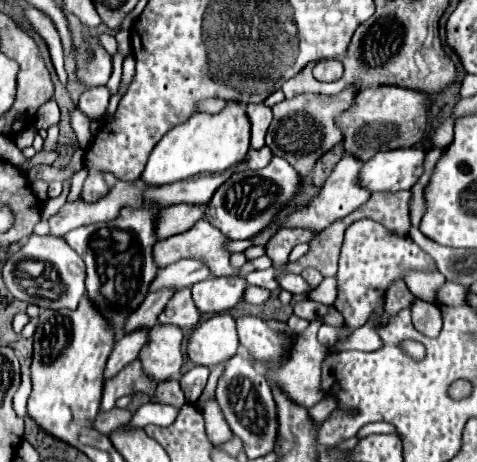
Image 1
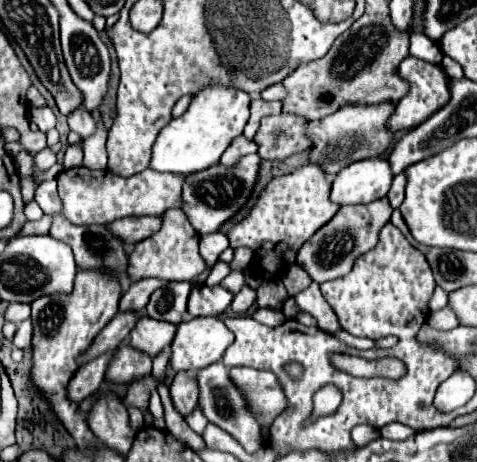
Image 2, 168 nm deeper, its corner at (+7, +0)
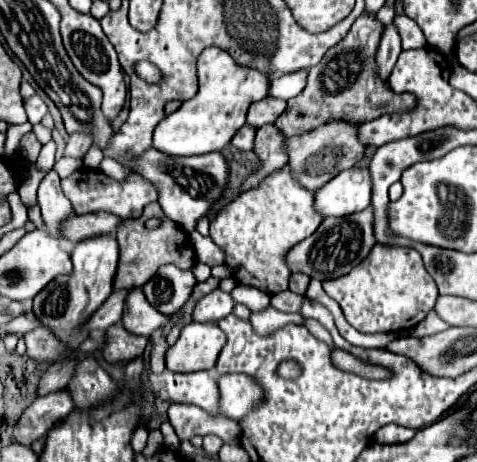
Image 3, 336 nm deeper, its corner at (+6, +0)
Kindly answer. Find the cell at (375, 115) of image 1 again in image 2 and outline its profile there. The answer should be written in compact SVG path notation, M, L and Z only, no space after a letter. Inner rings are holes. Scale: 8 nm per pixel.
M393 102L359 106L349 104L321 120L309 122L307 136L313 140L311 162L319 164L329 176L335 176L337 172L341 172L341 168L349 166L351 162L381 156L393 144L393 132L387 128L387 120L391 118L393 110L395 110Z

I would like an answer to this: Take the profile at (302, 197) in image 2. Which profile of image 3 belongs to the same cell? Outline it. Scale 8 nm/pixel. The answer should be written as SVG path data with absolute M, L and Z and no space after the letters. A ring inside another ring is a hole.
M284 166L268 176L256 190L240 194L234 202L224 206L210 222L210 238L224 250L226 266L232 268L232 276L238 284L254 286L266 294L278 294L288 290L290 268L284 262L286 252L314 234L322 216L314 212L314 192L302 188Z

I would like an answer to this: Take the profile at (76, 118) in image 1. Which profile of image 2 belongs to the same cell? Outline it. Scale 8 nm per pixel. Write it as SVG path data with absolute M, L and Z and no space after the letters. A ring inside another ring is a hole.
M69 146L65 150L65 162L63 162L63 166L65 168L77 168L77 166L81 166L81 162L83 162L83 150L79 146Z

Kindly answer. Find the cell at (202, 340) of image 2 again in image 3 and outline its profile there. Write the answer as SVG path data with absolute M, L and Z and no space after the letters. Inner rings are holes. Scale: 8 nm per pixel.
M190 322L182 328L180 338L166 352L166 368L172 372L210 370L226 344L224 332L216 324Z

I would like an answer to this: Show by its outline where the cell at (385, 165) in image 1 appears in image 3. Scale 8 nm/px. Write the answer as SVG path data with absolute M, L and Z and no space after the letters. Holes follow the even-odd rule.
M366 168L340 172L314 194L314 208L320 216L348 216L370 206L372 182Z

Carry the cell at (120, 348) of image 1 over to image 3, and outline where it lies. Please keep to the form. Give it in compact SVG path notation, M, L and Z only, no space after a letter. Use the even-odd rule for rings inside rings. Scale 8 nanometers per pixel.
M66 390L40 396L18 418L12 438L22 446L30 446L32 442L40 440L54 426L54 422L66 418L72 410L74 402Z

